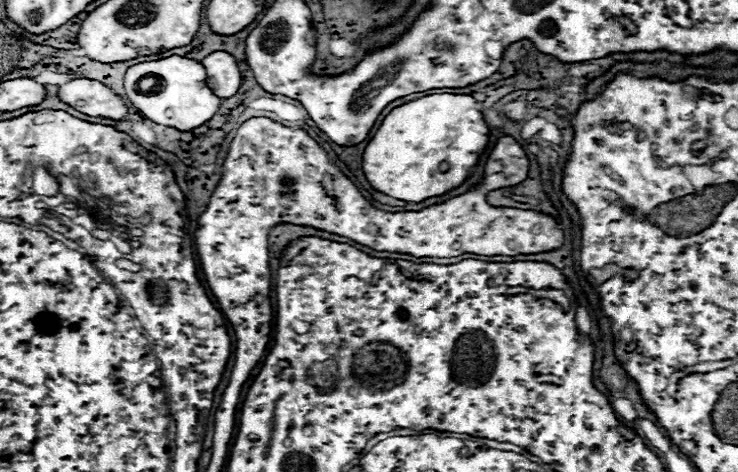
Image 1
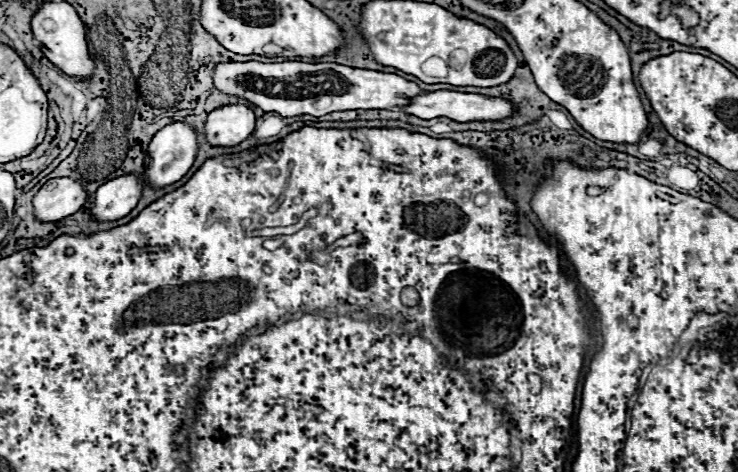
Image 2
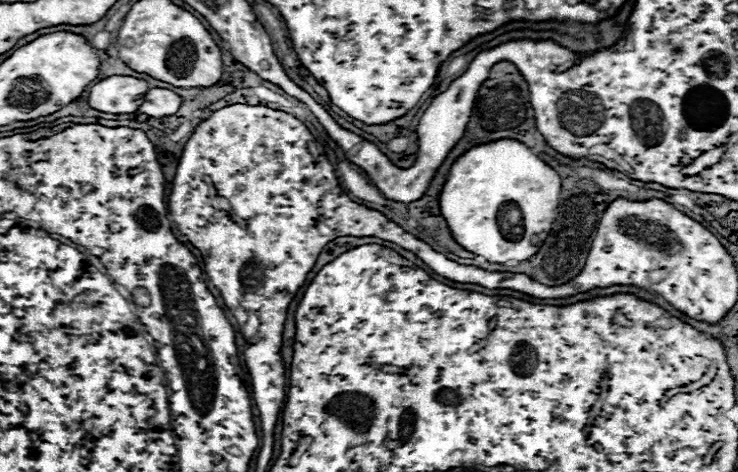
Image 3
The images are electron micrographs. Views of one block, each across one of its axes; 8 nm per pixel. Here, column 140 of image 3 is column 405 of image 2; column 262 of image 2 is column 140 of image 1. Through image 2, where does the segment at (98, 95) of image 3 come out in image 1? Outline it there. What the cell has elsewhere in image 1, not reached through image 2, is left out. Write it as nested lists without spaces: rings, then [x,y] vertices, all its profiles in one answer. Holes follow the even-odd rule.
[[[170,56],[130,66],[124,76],[124,92],[130,104],[136,110],[140,110],[146,118],[150,118],[156,124],[170,126],[182,132],[198,128],[204,122],[208,122],[222,102],[206,86],[204,66],[196,60],[182,56]]]

